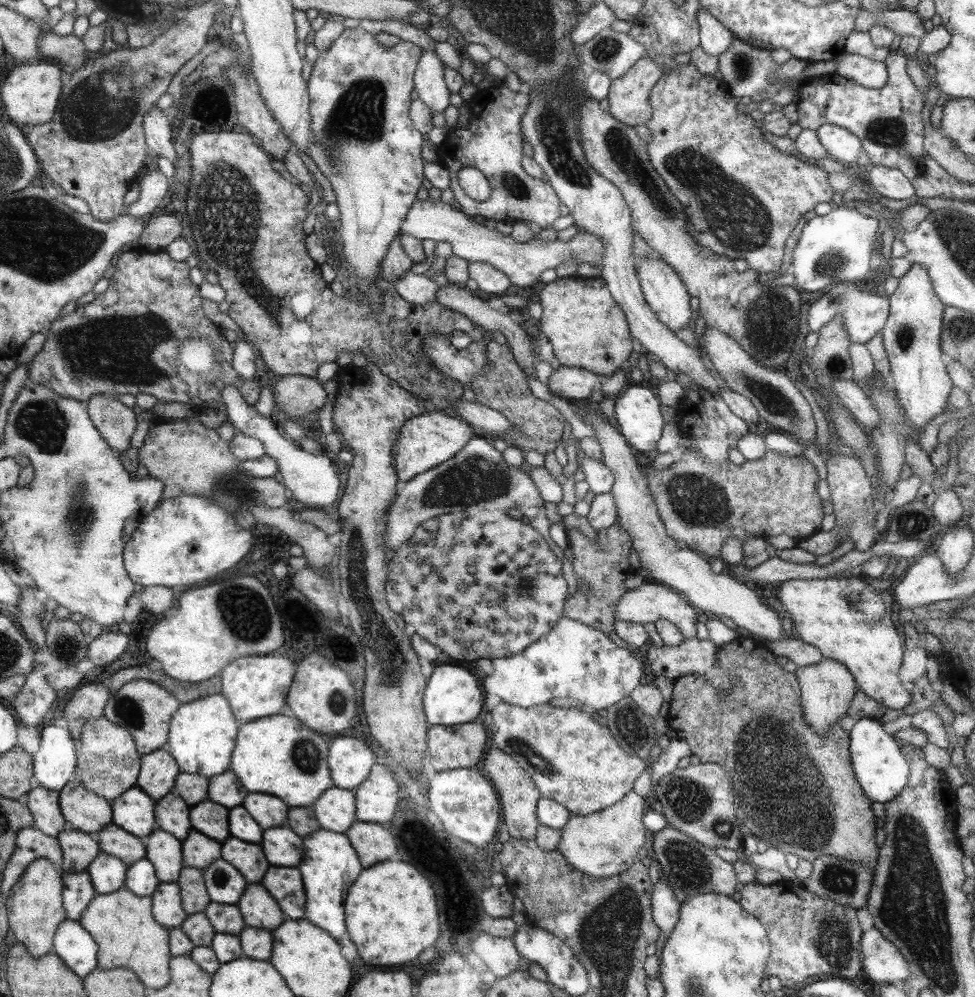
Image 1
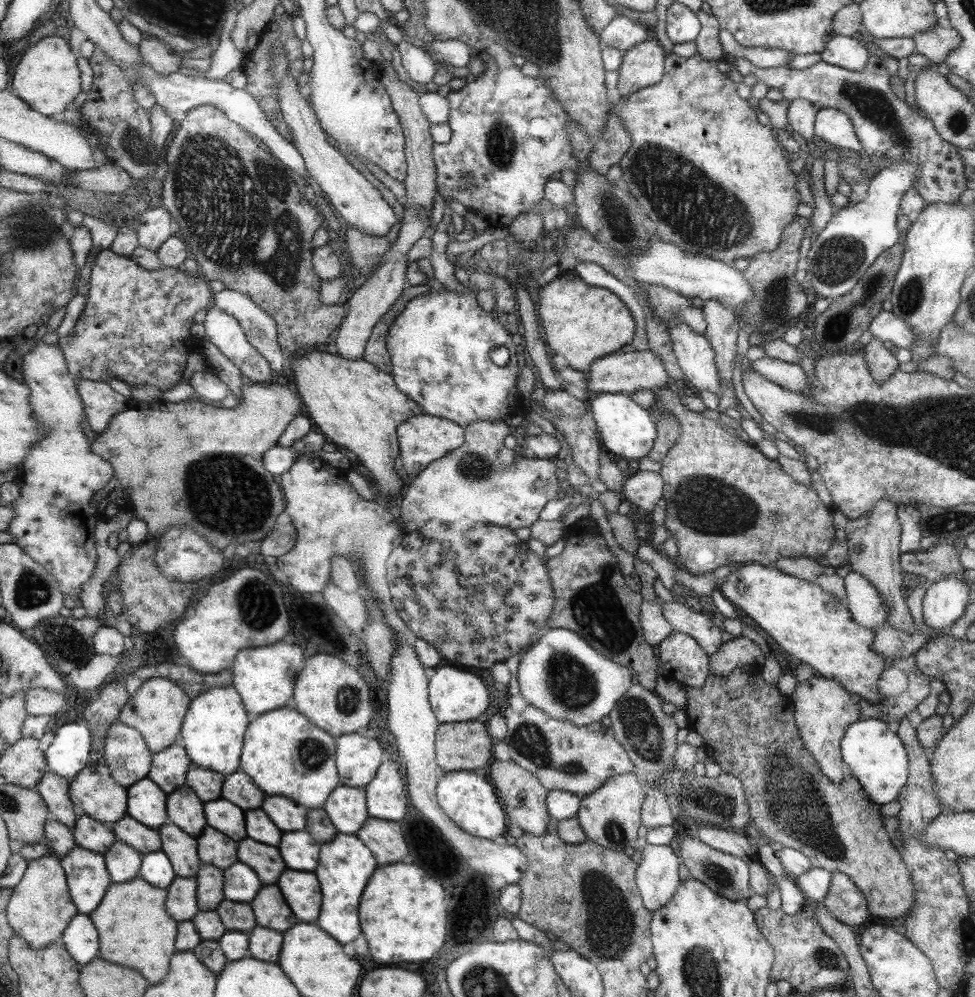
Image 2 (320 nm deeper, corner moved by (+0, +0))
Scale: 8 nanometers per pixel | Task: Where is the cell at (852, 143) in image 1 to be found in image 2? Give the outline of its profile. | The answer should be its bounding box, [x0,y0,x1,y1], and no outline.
[814,108,861,150]

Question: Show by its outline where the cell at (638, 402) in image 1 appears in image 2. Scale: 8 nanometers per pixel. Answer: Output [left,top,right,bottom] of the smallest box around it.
[587,393,657,461]

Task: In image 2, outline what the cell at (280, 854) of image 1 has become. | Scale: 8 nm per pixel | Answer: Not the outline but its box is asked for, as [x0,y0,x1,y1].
[277,831,320,872]

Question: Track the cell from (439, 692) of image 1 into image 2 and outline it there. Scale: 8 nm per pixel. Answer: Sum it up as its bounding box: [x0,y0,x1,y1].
[428,665,489,723]

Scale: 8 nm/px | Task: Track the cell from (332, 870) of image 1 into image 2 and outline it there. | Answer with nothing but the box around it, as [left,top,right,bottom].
[315,832,377,944]

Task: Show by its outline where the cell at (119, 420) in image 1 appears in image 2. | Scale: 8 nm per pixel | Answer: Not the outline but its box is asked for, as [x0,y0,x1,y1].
[78,380,128,435]

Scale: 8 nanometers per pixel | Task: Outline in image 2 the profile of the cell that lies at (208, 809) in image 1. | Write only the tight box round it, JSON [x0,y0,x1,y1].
[203,799,247,844]

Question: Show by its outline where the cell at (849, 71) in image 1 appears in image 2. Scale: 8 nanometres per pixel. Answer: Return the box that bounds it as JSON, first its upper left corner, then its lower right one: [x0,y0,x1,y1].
[820,35,868,72]

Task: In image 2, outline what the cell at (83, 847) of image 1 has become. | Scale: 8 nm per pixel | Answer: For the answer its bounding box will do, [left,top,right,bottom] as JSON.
[74,812,118,853]

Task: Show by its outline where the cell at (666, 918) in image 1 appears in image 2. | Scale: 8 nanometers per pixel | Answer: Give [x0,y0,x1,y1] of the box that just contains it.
[634,844,682,912]

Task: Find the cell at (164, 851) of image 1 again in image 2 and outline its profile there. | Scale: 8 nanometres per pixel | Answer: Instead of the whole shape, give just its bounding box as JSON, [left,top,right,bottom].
[157,823,201,877]

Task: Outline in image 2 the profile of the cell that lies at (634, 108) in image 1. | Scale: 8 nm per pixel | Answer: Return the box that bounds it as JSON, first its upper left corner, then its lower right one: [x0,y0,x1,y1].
[616,38,663,98]

